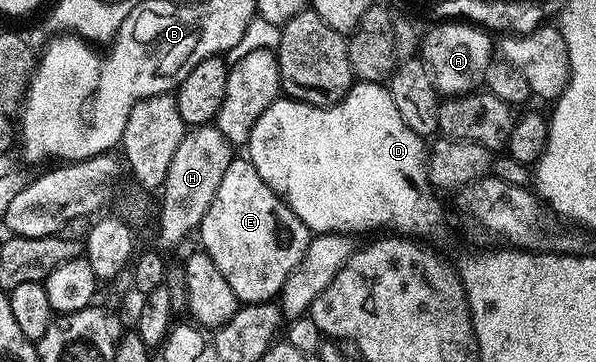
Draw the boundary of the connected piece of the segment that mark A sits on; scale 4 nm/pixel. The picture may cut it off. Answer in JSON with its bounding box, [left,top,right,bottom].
[421,20,493,96]

